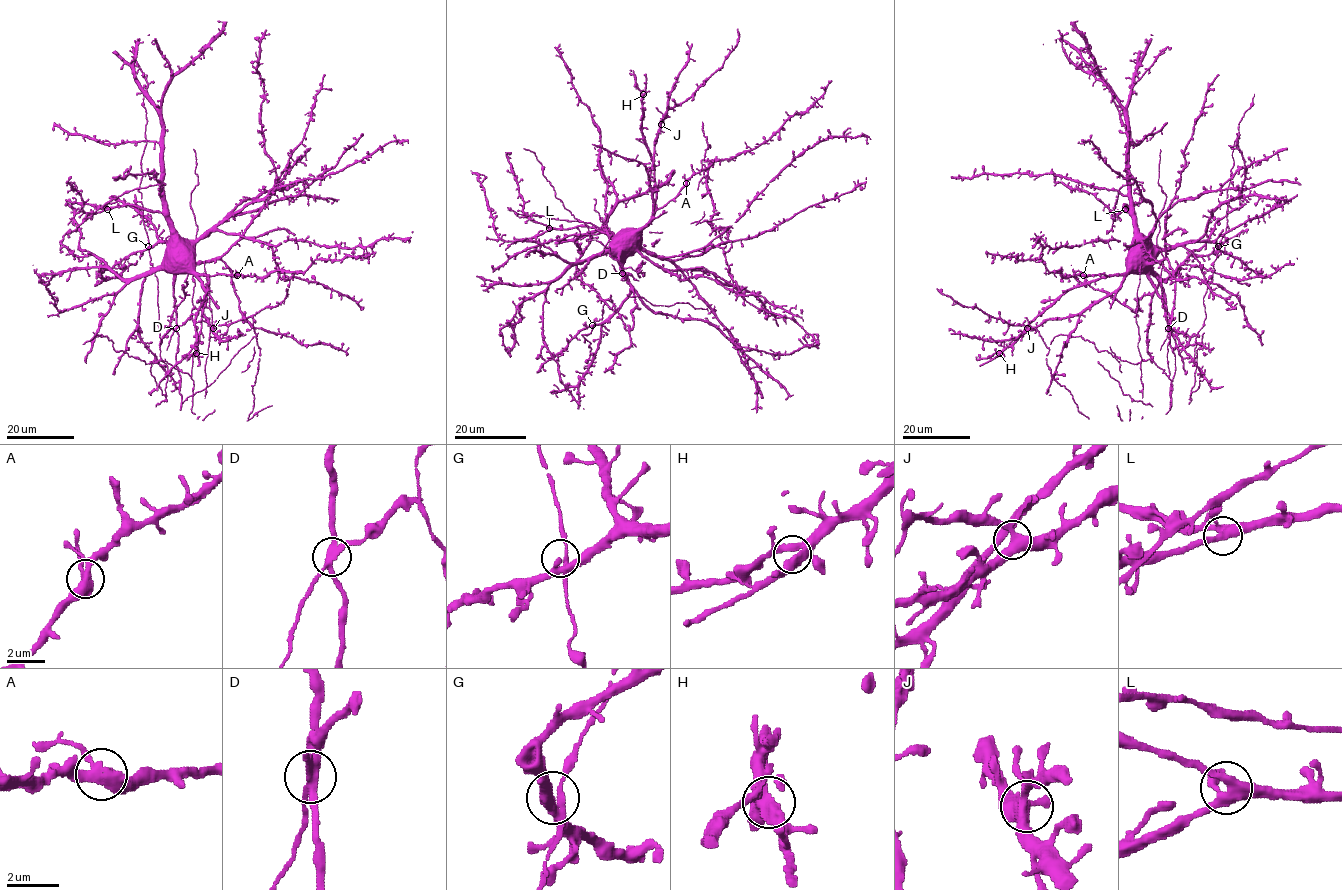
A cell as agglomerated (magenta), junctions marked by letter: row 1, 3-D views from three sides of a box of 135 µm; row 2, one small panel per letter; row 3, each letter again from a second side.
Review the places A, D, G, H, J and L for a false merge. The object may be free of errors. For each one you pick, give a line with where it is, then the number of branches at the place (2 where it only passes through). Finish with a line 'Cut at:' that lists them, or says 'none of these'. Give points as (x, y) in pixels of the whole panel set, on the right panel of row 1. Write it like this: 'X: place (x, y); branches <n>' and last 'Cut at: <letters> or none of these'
D: place (1168, 328); branches 4
Cut at: D

